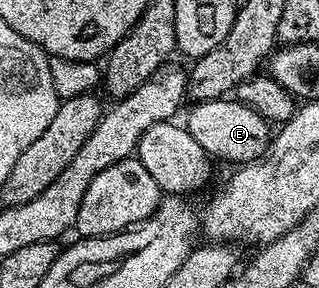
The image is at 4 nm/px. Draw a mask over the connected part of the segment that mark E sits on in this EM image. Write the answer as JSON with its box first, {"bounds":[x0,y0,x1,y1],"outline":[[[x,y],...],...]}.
{"bounds":[186,96,274,164],"outline":[[[228,96],[192,104],[188,110],[186,129],[213,159],[221,158],[224,162],[236,162],[232,164],[259,162],[268,153],[274,137],[267,118],[254,112],[254,108],[246,108],[246,104]]]}

